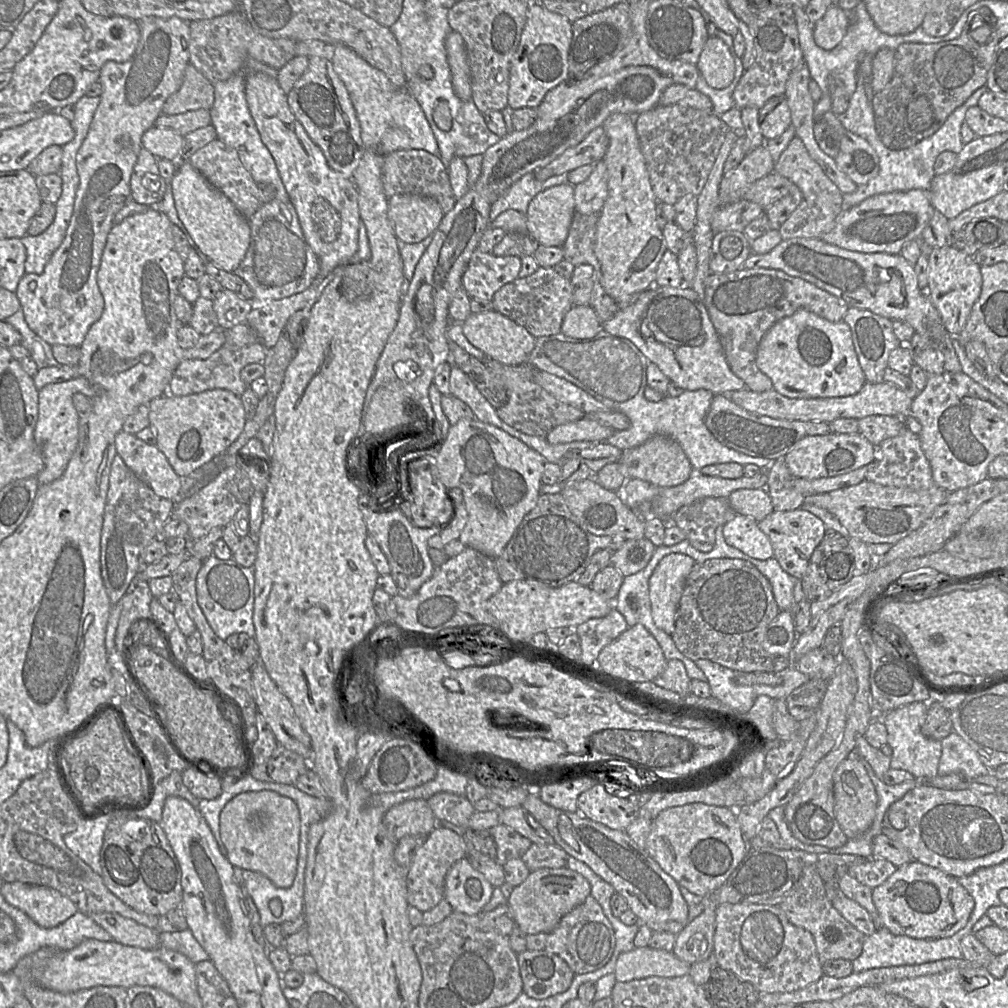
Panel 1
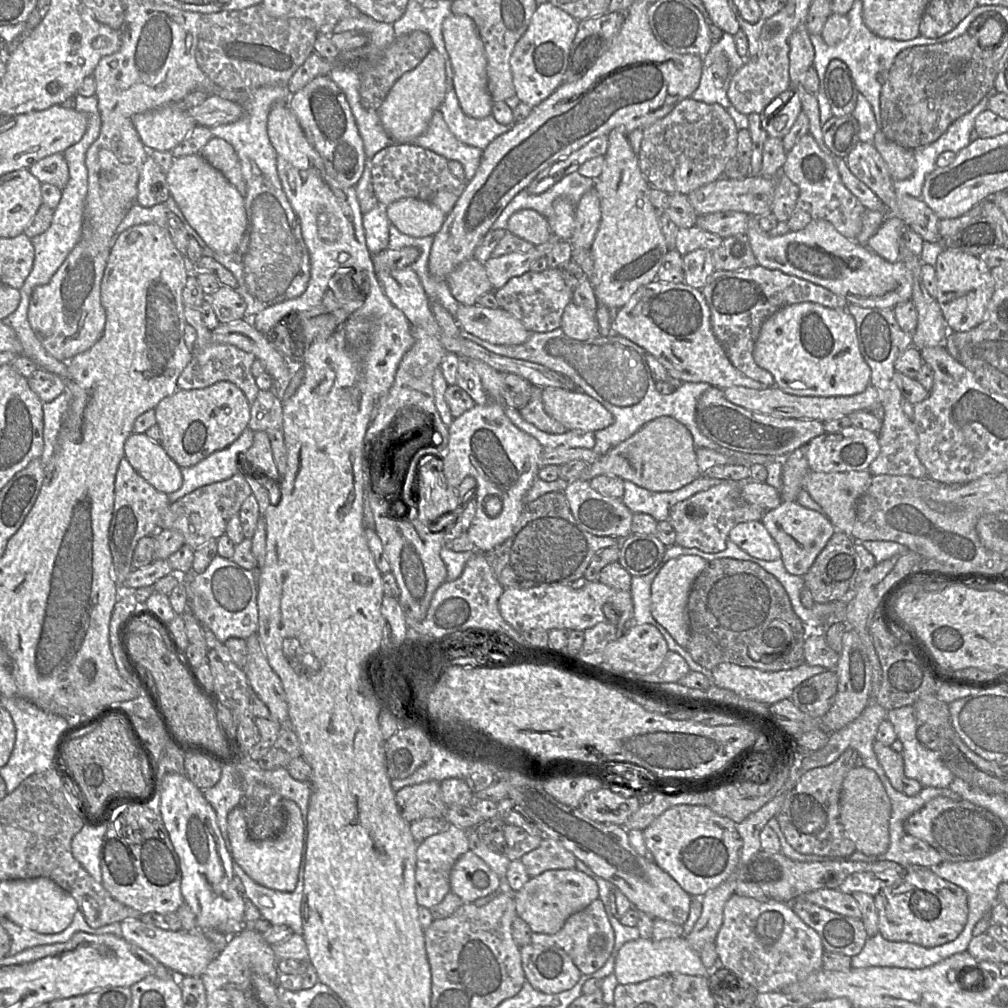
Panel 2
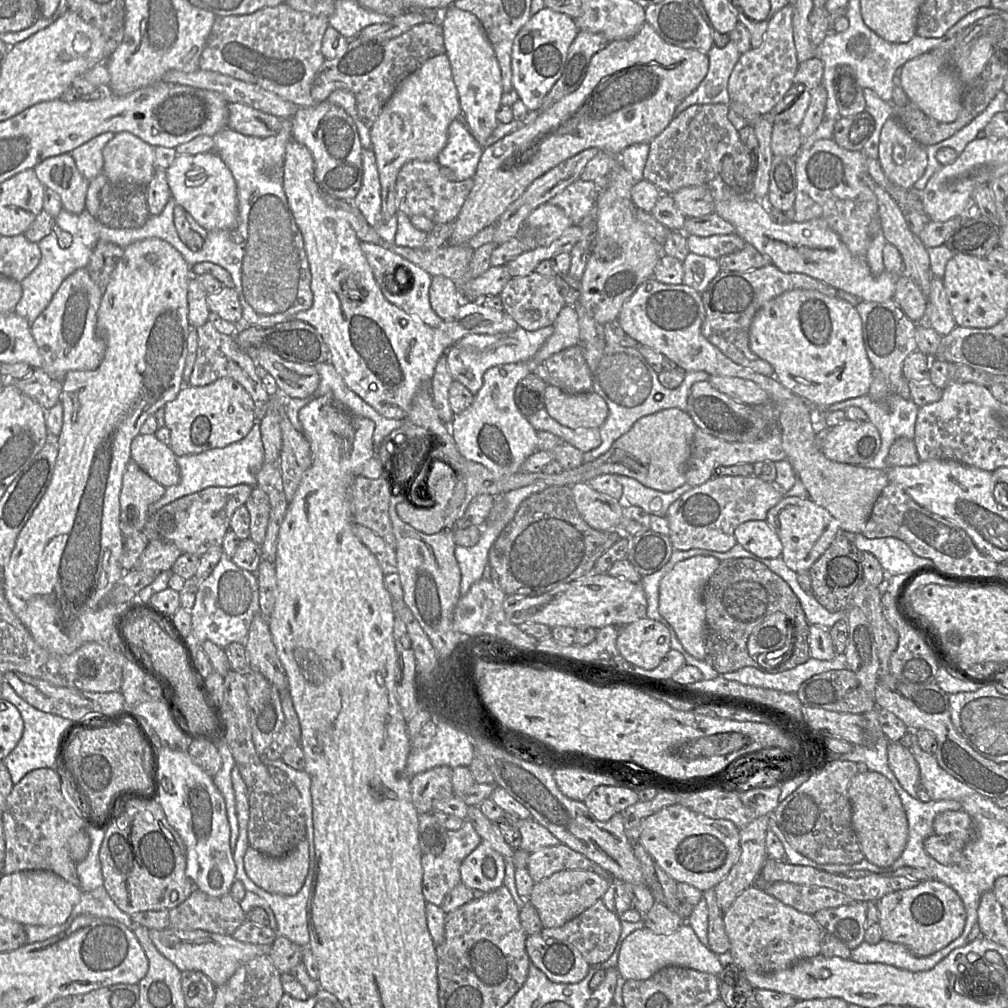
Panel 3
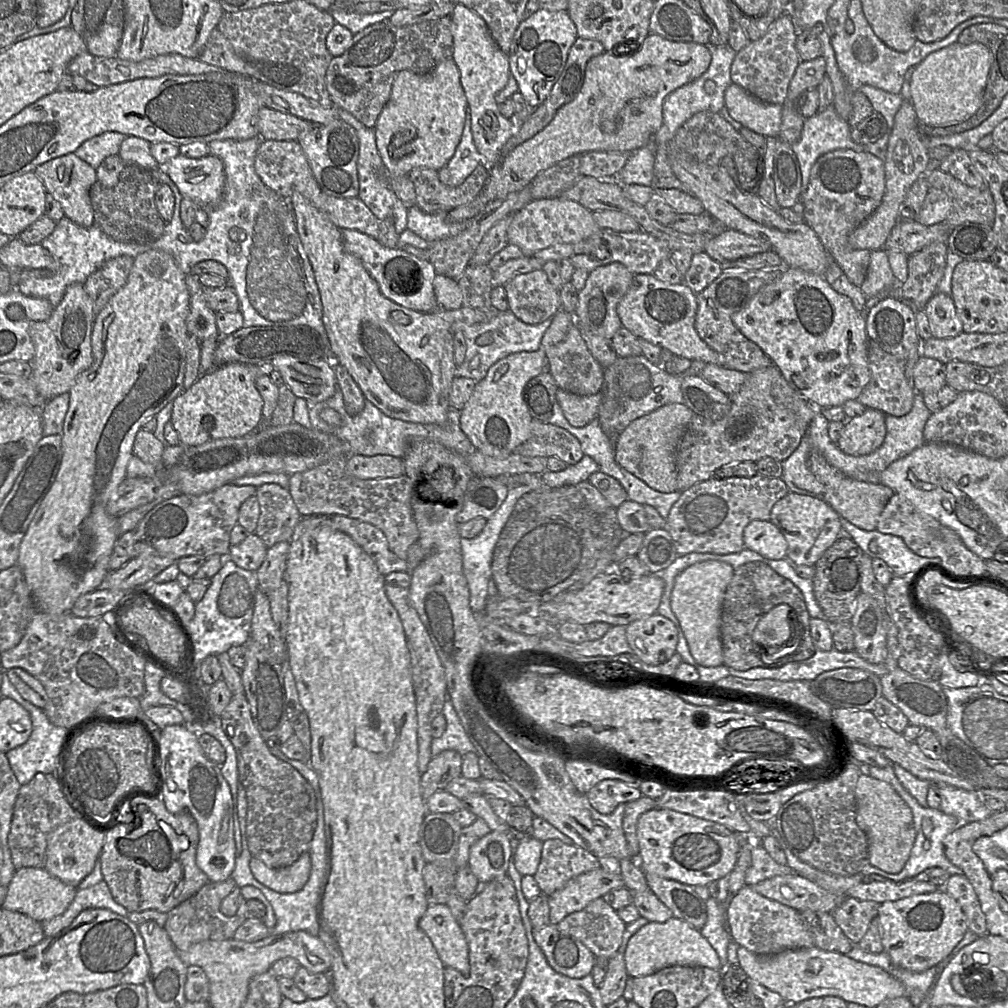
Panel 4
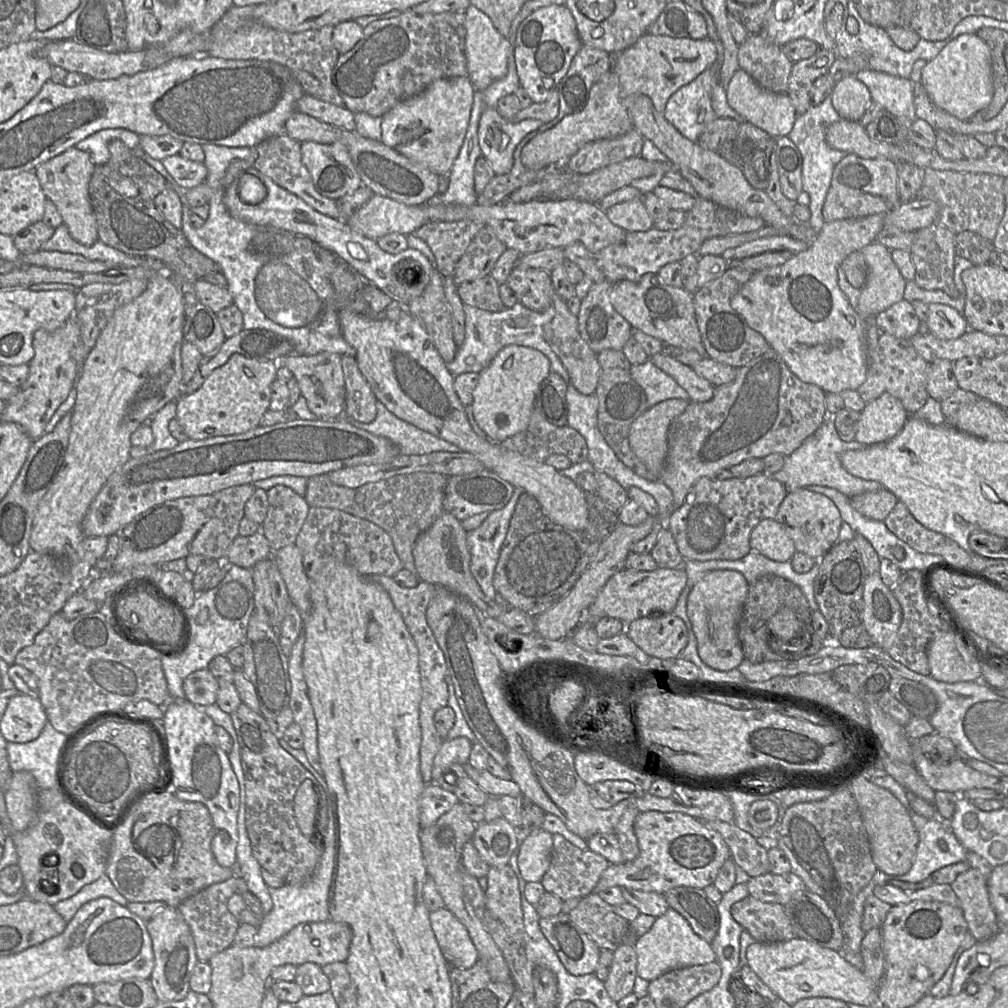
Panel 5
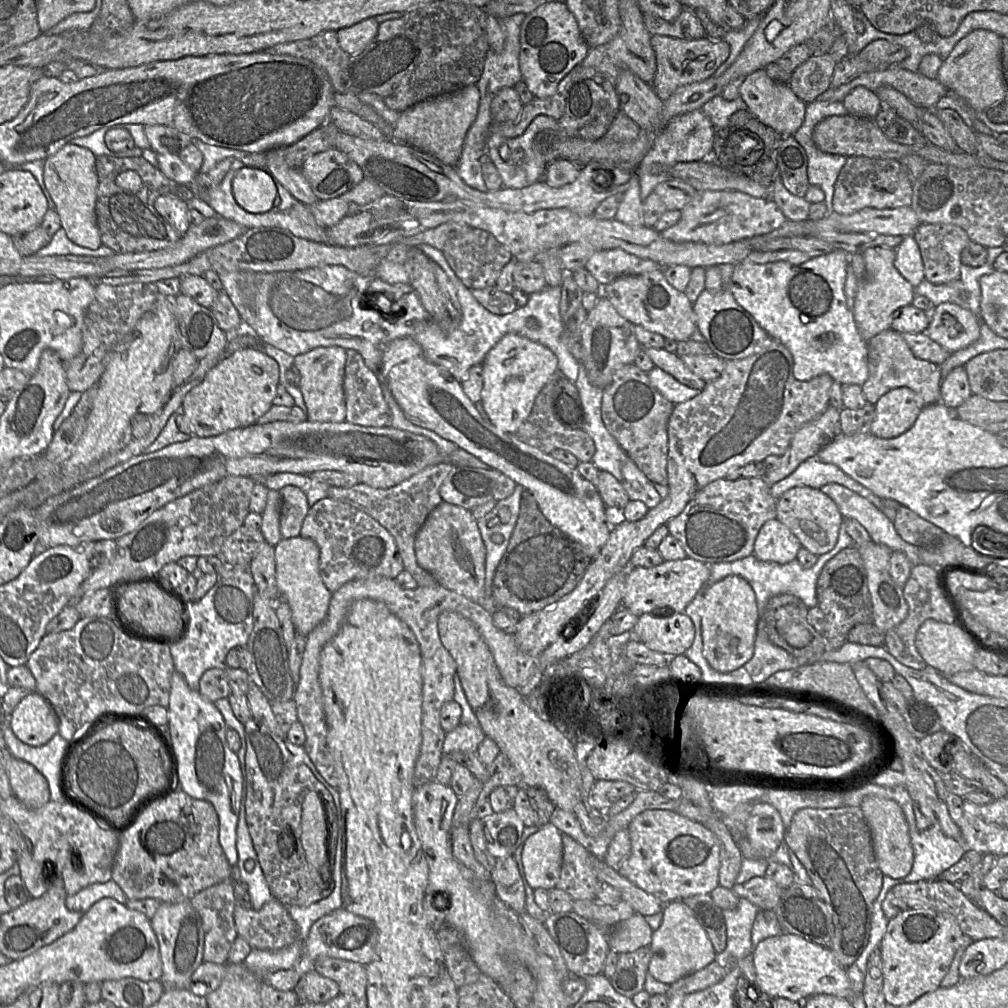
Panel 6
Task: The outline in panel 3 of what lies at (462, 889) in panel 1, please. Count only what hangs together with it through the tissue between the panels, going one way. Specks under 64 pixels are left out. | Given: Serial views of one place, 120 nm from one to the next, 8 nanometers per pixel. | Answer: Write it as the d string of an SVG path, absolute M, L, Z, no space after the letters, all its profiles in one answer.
M481 842L462 862L461 882L474 892L488 893L503 885L505 868L505 858Z

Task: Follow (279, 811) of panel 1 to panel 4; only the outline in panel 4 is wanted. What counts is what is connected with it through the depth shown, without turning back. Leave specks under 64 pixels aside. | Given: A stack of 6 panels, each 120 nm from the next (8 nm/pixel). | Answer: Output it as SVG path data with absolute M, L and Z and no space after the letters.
M303 853L293 864L283 868L270 868L252 857L249 862L253 876L264 886L279 892L293 893L303 888L311 871L310 853Z

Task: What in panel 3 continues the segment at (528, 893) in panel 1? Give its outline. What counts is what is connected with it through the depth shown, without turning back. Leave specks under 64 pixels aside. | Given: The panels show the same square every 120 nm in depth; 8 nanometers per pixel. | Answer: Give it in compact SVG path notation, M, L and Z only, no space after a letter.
M564 870L535 883L527 902L537 910L543 928L559 927L602 899L610 881L592 870Z

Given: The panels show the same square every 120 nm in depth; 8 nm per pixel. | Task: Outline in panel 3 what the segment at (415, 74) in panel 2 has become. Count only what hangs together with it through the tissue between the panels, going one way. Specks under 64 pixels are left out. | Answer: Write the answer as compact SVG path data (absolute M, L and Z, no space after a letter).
M445 53L427 60L397 86L370 130L381 184L382 221L389 220L398 212L396 180L402 166L413 160L437 160L447 143L450 123L460 115L458 92Z

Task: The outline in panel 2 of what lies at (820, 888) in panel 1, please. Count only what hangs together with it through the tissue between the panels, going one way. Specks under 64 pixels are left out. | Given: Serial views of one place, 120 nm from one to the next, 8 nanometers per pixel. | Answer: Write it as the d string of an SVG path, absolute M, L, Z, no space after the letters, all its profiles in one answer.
M801 898L789 904L818 933L824 951L853 957L862 950L868 935L861 919L837 914Z

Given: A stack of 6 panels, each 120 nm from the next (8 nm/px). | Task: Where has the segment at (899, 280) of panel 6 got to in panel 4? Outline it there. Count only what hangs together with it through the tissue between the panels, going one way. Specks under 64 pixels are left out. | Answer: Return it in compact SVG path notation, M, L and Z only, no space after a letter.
M885 249L871 251L866 277L860 287L863 294L871 298L896 286L897 280L889 264L888 252Z

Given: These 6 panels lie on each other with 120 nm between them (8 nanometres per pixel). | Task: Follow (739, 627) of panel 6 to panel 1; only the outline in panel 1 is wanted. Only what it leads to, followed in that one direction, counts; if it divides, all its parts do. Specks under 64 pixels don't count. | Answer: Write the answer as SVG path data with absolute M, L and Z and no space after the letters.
M686 554L662 558L649 579L651 615L657 627L671 635L684 585L696 561Z

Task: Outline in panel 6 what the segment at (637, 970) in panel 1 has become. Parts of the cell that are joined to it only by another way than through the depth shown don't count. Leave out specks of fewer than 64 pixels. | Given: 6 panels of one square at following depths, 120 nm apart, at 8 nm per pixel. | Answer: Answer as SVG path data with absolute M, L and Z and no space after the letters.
M674 900L665 904L662 914L661 925L653 931L649 945L652 956L648 965L648 973L656 980L670 985L709 965L714 961L716 952L705 930L682 900Z

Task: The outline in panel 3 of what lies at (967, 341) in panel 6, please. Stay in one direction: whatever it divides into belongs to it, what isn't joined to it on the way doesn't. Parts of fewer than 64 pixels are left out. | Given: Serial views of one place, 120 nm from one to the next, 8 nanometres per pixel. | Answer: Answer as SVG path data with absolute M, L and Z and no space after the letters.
M935 276L931 278L930 294L927 298L926 324L941 336L949 334L956 327L956 322L942 279Z

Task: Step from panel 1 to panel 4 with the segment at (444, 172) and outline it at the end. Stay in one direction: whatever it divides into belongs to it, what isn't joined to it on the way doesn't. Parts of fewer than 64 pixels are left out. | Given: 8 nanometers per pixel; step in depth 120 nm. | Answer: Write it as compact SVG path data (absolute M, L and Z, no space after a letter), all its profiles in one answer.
M479 164L465 181L456 187L443 184L438 171L425 167L412 169L408 176L414 184L415 206L426 213L449 212L471 202L482 190L489 176L490 166Z

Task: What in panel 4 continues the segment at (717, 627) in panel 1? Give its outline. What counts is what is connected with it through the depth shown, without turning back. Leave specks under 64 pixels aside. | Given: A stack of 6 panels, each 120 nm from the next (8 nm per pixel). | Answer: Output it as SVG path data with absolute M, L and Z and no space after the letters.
M755 561L734 568L733 577L724 594L720 627L723 665L738 671L747 671L752 668L760 668L758 663L773 662L770 661L771 656L766 658L765 655L755 652L752 634L759 620L772 608L780 604L787 604L795 610L792 615L798 616L802 623L804 637L802 645L799 638L797 644L794 645L796 649L786 654L784 658L774 661L775 664L800 662L811 658L815 654L816 648L810 634L811 618L802 592L789 579L778 574L768 564Z

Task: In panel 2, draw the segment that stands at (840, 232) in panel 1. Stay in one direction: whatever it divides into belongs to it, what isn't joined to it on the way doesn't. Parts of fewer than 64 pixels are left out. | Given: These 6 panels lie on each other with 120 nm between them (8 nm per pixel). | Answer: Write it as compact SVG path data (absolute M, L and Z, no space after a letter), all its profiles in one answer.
M887 210L885 221L878 231L868 240L866 247L888 262L897 262L900 259L900 240L906 228L907 226L902 219L896 216L888 216Z

